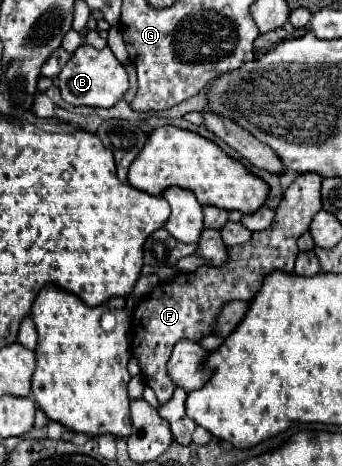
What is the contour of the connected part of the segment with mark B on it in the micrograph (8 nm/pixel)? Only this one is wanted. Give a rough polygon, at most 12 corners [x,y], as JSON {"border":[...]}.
{"border":[[78,47],[58,75],[70,105],[114,107],[128,75],[114,53]]}

